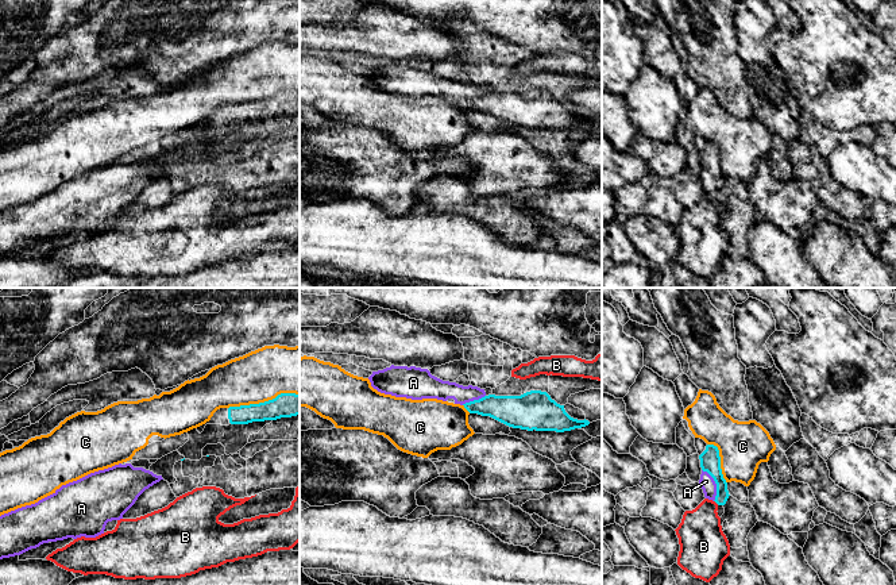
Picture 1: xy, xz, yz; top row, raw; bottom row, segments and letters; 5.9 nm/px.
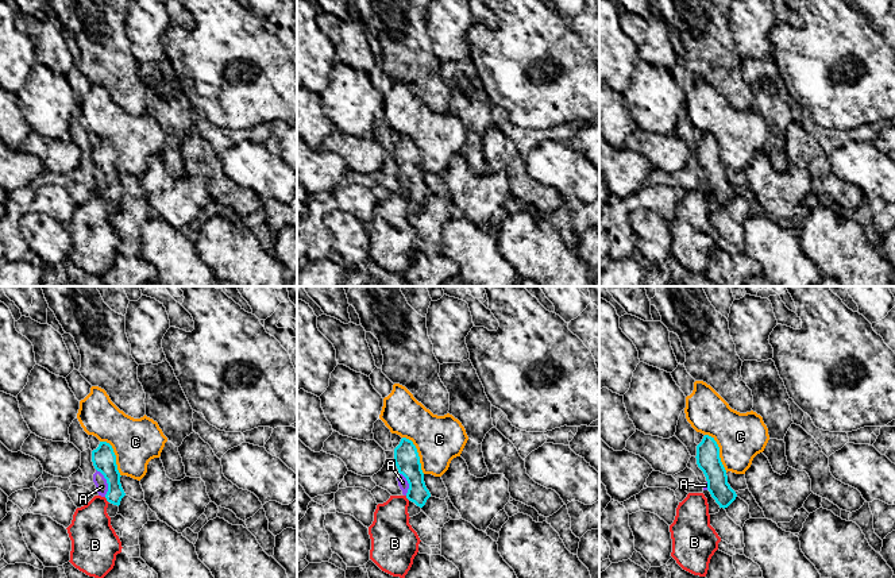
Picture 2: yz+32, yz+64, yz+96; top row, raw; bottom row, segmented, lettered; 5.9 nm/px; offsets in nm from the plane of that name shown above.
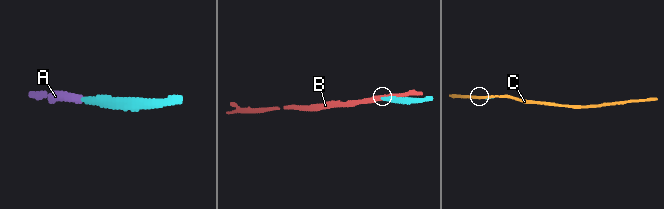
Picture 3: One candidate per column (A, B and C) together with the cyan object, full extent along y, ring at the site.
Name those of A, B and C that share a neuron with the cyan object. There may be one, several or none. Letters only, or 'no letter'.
A

